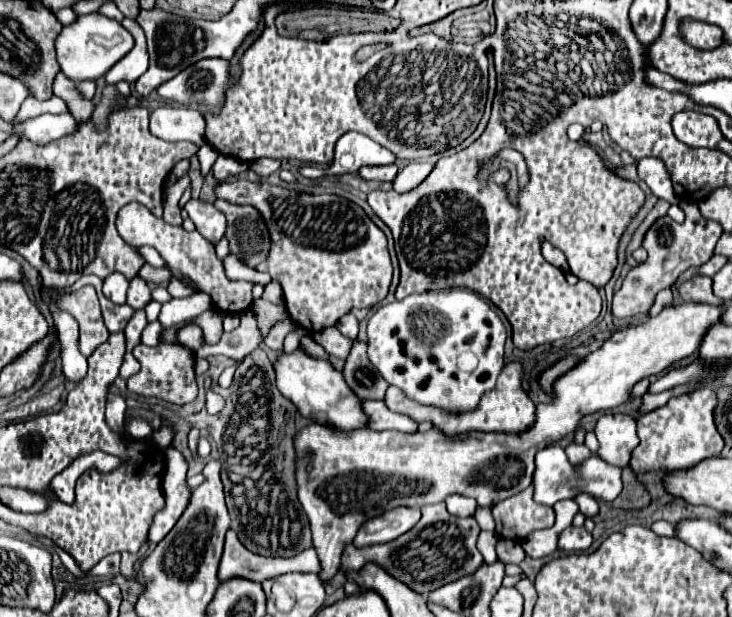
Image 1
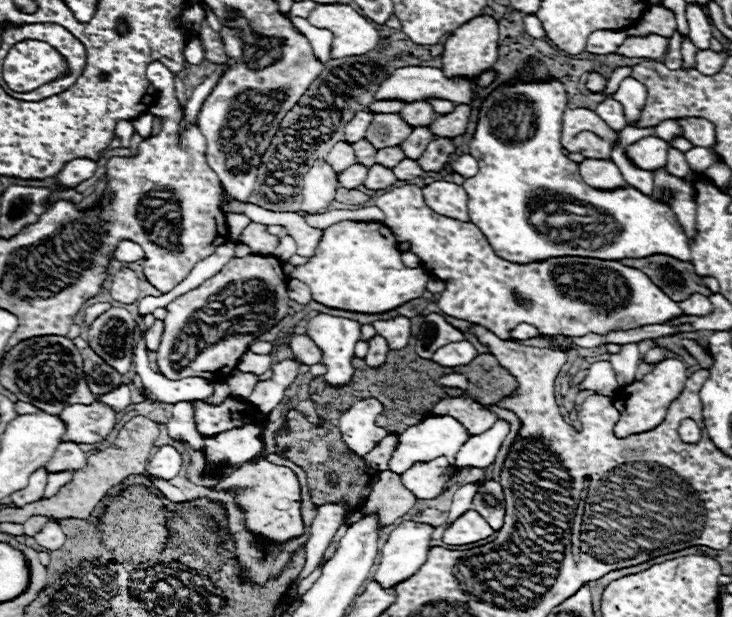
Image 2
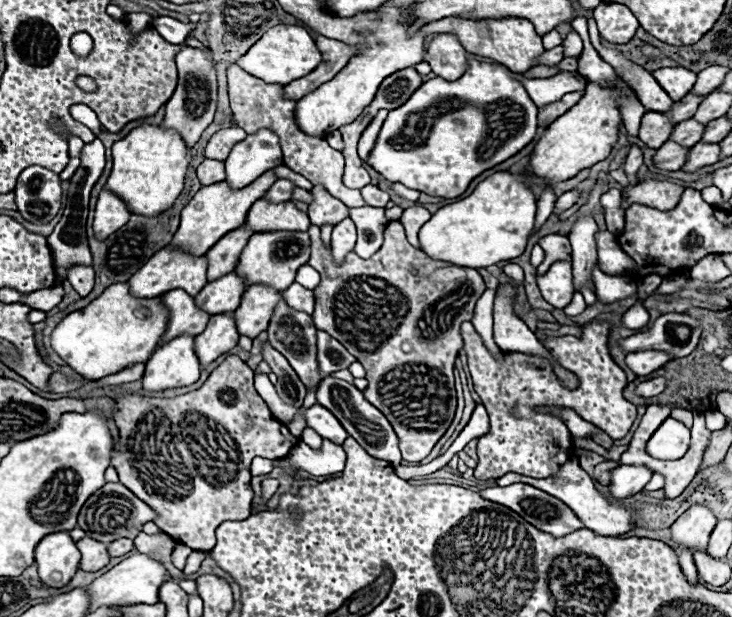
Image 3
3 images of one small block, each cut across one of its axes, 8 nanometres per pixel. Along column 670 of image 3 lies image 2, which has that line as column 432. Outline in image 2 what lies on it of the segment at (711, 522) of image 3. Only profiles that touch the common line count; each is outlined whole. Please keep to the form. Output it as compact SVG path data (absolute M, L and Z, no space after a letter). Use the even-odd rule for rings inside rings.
M402 522L392 530L380 552L380 564L374 574L382 586L392 586L408 580L426 562L434 526L420 522Z

